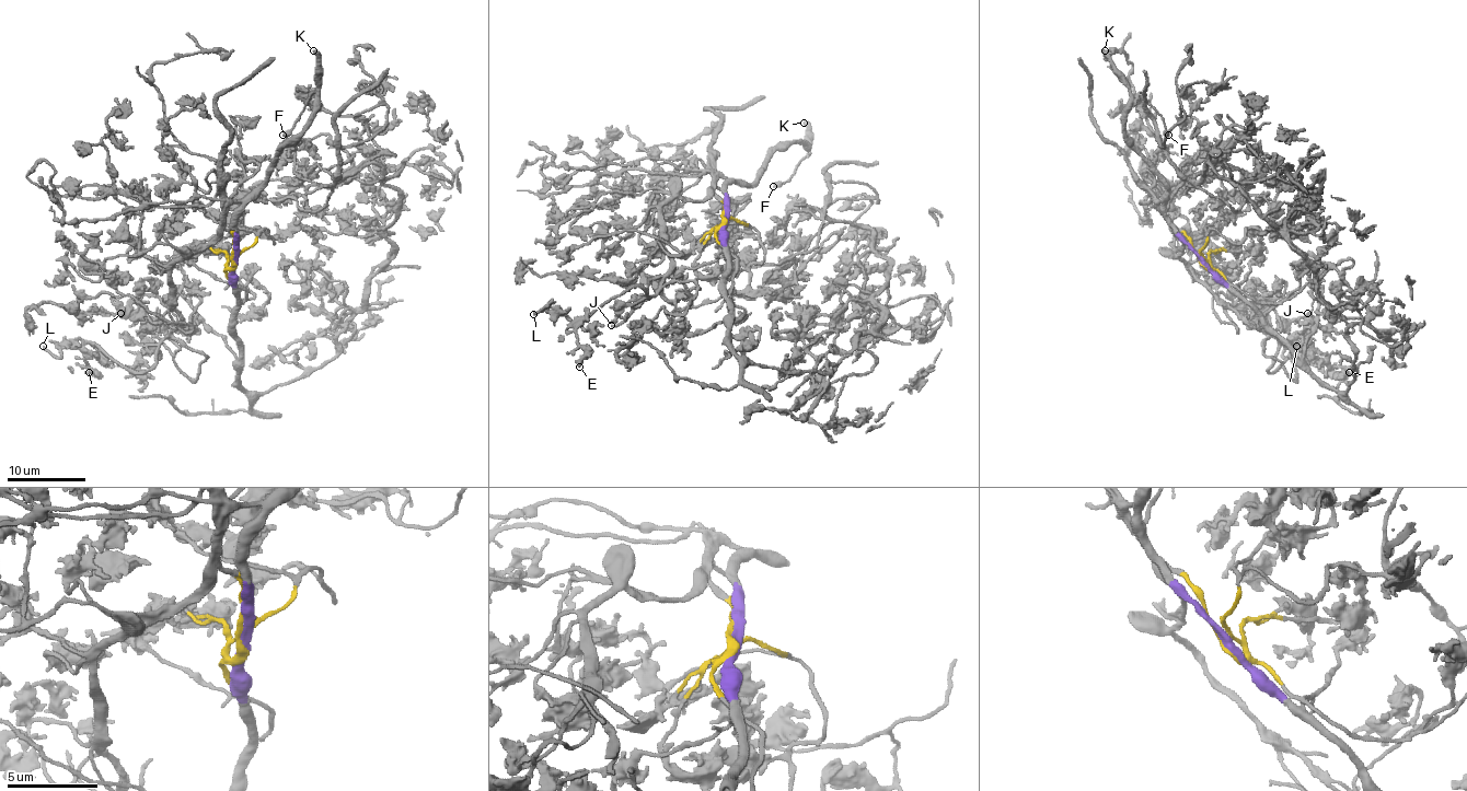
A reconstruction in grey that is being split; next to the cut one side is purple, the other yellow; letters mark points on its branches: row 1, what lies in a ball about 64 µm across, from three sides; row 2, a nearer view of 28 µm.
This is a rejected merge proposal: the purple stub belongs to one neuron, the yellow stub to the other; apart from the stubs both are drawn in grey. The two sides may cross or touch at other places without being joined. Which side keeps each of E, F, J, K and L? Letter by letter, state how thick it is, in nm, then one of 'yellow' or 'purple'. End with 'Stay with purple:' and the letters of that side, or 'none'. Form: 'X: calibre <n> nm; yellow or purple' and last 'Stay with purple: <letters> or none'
E: calibre 320 nm; yellow
F: calibre 420 nm; purple
J: calibre 220 nm; yellow
K: calibre 380 nm; purple
L: calibre 200 nm; yellow
Stay with purple: F, K

